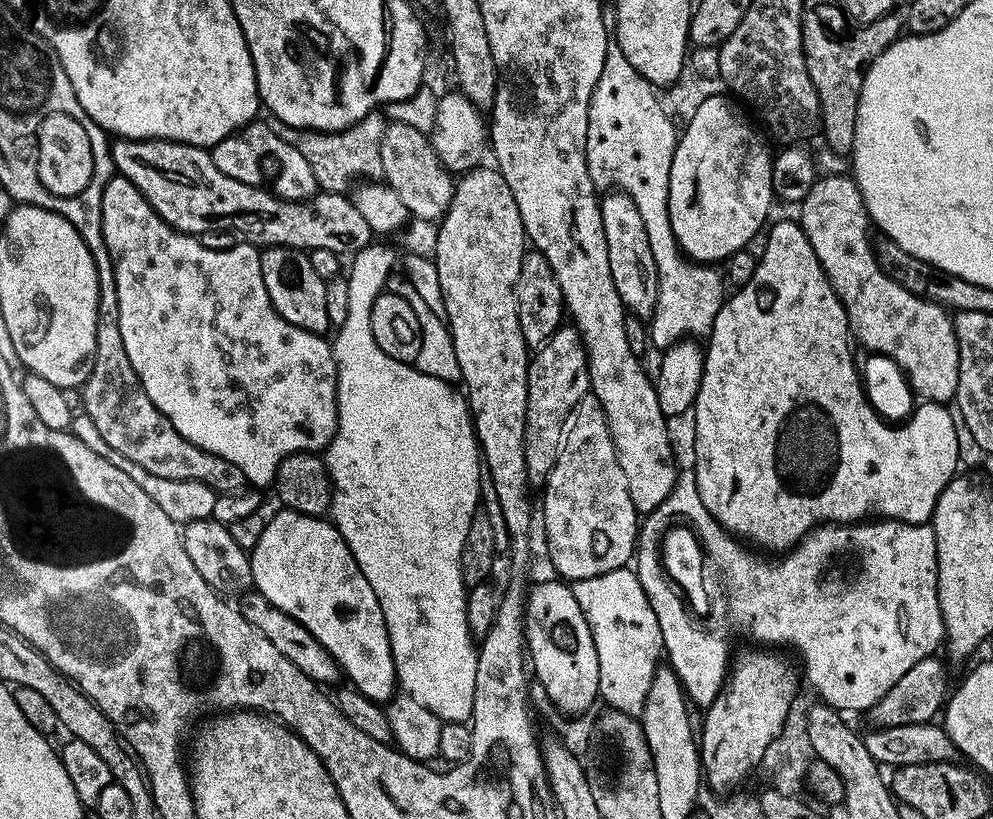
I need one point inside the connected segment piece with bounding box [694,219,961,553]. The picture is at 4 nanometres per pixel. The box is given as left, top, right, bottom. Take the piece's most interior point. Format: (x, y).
(786, 441)

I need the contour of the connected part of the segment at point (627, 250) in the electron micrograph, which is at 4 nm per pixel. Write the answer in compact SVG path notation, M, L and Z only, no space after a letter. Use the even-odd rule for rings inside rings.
M607 193L601 199L602 222L606 230L606 250L610 250L610 274L614 274L614 286L622 298L625 309L633 317L651 321L658 306L659 274L650 250L650 234L646 222L642 222L642 210L626 194Z

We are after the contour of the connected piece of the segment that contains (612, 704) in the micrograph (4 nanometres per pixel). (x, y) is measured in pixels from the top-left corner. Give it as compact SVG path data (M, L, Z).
M627 566L601 577L573 583L571 589L594 634L603 703L608 703L611 711L640 718L665 651L658 617L642 588L642 582L637 573Z

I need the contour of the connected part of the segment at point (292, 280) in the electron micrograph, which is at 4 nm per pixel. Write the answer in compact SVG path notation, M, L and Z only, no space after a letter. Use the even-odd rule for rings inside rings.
M265 248L261 251L262 278L272 299L274 310L288 324L312 332L316 336L327 337L332 324L326 311L326 281L318 278L312 265L312 257L307 251L295 248Z

